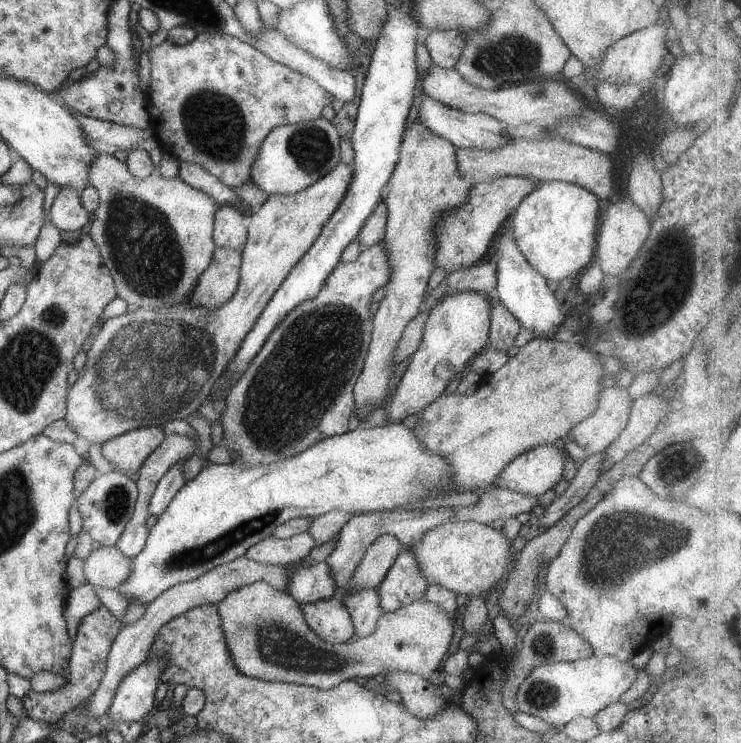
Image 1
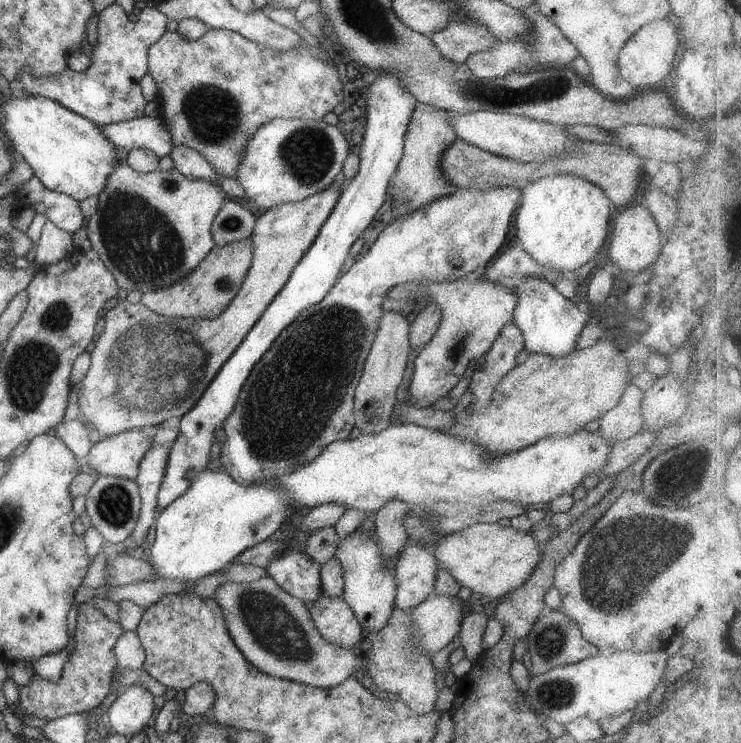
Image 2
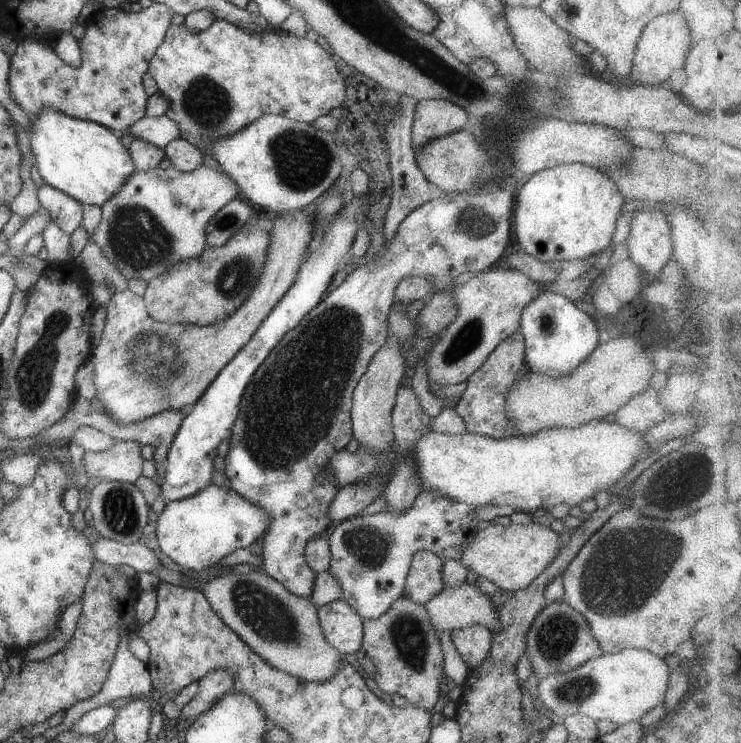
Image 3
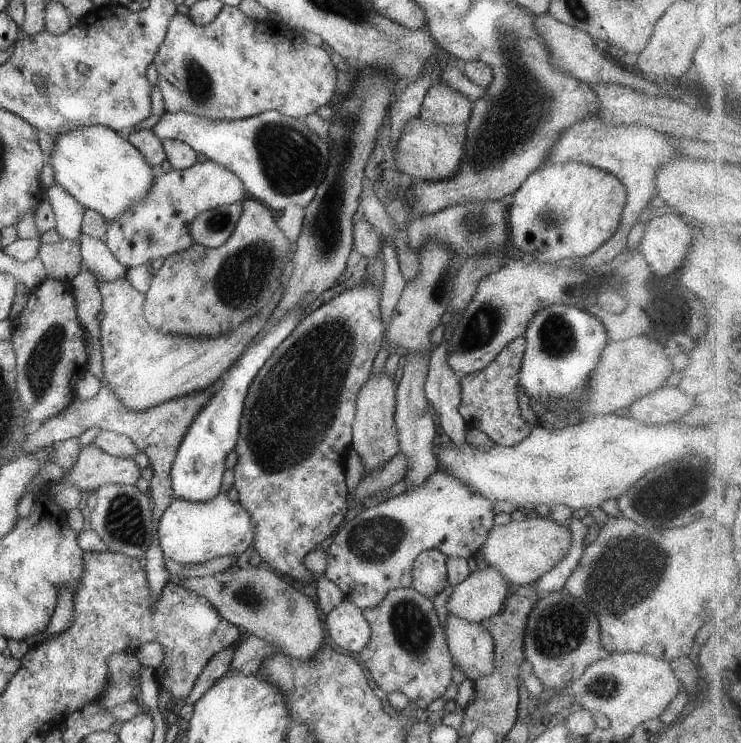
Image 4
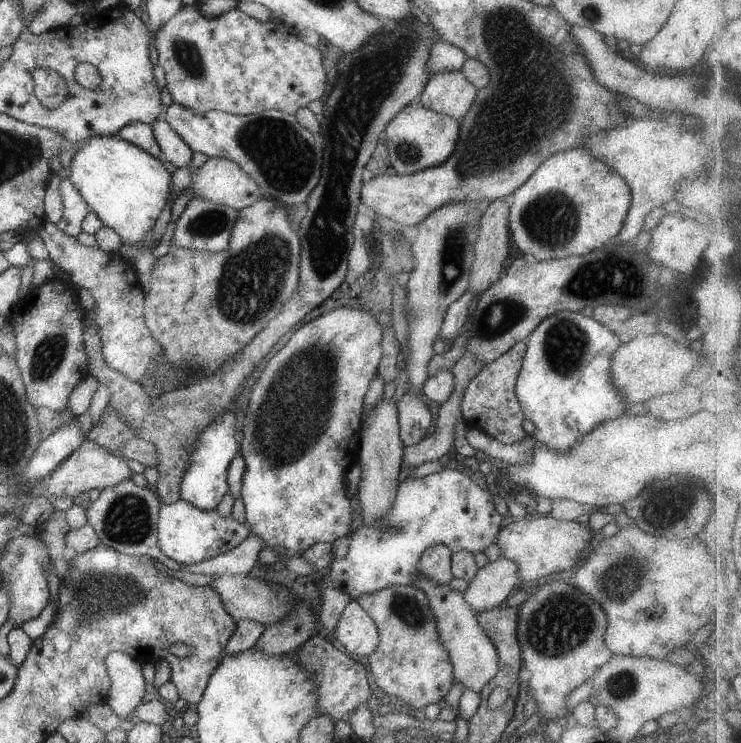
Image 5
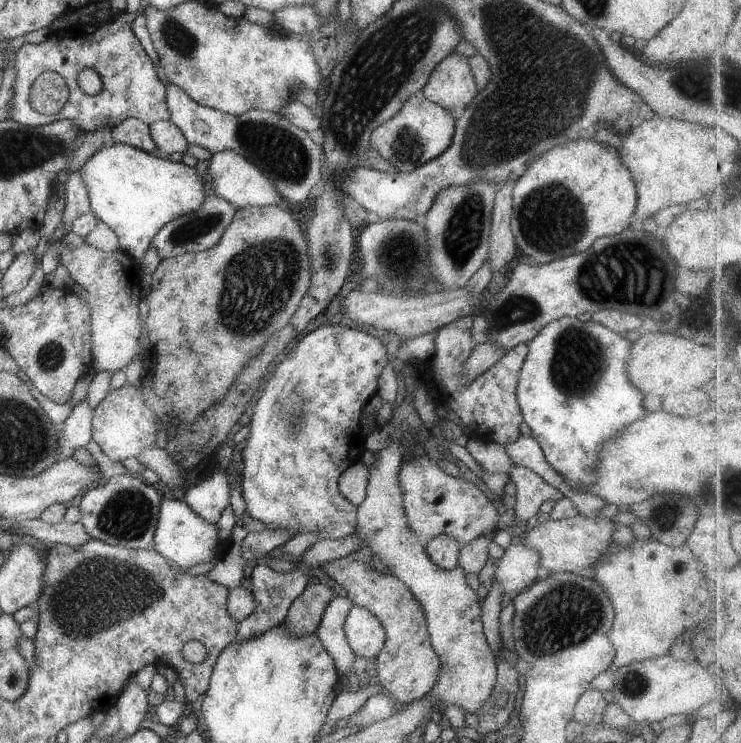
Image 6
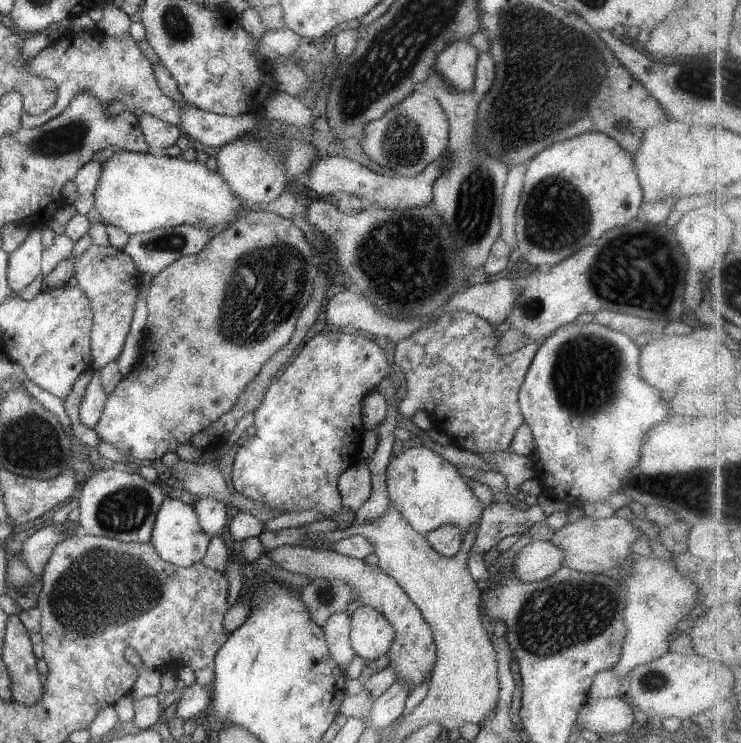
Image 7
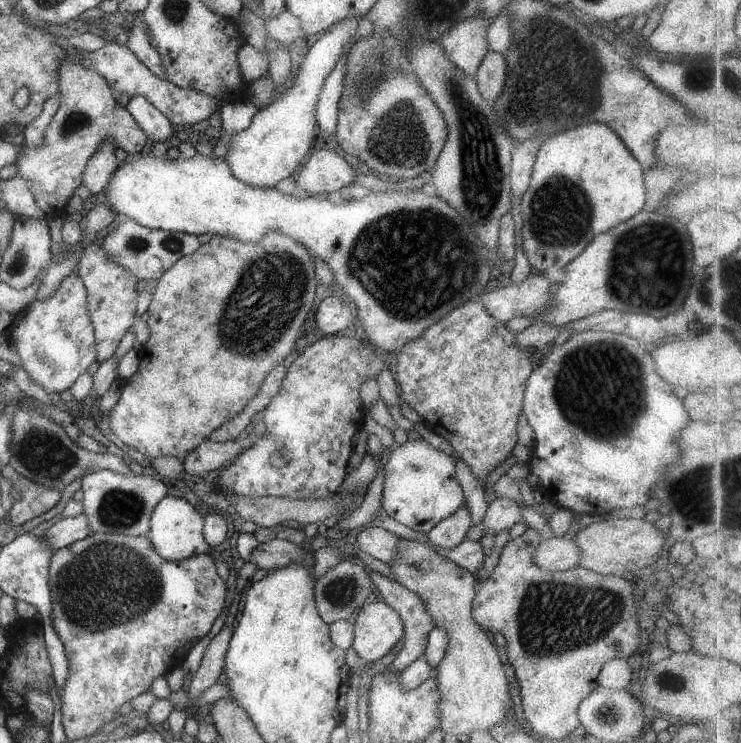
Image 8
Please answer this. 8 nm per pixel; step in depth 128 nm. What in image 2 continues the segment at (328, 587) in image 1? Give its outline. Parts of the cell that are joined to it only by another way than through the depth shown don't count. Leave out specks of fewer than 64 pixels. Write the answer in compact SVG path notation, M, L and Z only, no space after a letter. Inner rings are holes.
M283 550L283 554L267 562L265 572L287 594L310 605L321 593L319 568L302 550Z

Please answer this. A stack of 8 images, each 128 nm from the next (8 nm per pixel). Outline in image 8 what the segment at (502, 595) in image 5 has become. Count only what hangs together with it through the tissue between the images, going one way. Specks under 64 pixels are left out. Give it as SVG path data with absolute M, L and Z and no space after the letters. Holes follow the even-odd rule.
M553 536L536 543L533 564L551 572L566 571L577 567L579 554L581 552L573 536Z

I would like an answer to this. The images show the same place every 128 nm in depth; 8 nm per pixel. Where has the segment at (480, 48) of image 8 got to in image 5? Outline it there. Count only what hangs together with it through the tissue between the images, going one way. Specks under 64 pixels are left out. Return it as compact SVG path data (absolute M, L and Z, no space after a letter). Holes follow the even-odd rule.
M439 70L424 84L419 100L427 110L460 120L473 104L477 91L460 70Z

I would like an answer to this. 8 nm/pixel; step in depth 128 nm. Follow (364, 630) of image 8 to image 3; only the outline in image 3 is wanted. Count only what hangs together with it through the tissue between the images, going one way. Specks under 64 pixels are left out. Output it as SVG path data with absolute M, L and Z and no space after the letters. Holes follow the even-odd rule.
M340 598L316 609L325 642L340 655L353 654L361 646L363 624L360 616Z

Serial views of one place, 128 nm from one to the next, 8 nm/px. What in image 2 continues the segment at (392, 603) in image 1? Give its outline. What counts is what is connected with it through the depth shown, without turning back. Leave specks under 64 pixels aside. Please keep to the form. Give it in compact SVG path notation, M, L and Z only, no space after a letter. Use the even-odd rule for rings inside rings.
M419 544L404 546L399 551L393 569L396 588L394 608L408 611L434 594L436 563L430 549Z

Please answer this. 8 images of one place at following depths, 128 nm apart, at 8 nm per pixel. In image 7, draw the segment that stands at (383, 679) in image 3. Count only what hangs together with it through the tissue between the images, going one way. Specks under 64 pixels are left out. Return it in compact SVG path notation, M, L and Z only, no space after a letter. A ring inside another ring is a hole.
M281 545L264 553L271 562L275 562L281 568L295 574L305 574L310 579L339 578L353 586L356 598L363 605L369 605L379 614L383 614L387 622L393 626L395 634L389 650L386 652L389 663L395 668L397 682L405 682L412 690L421 684L431 674L431 668L435 662L435 645L429 625L423 620L419 609L411 602L411 599L399 588L399 584L387 574L383 574L379 567L366 564L363 559L353 559L347 555L340 555L333 551L323 551L310 547Z

